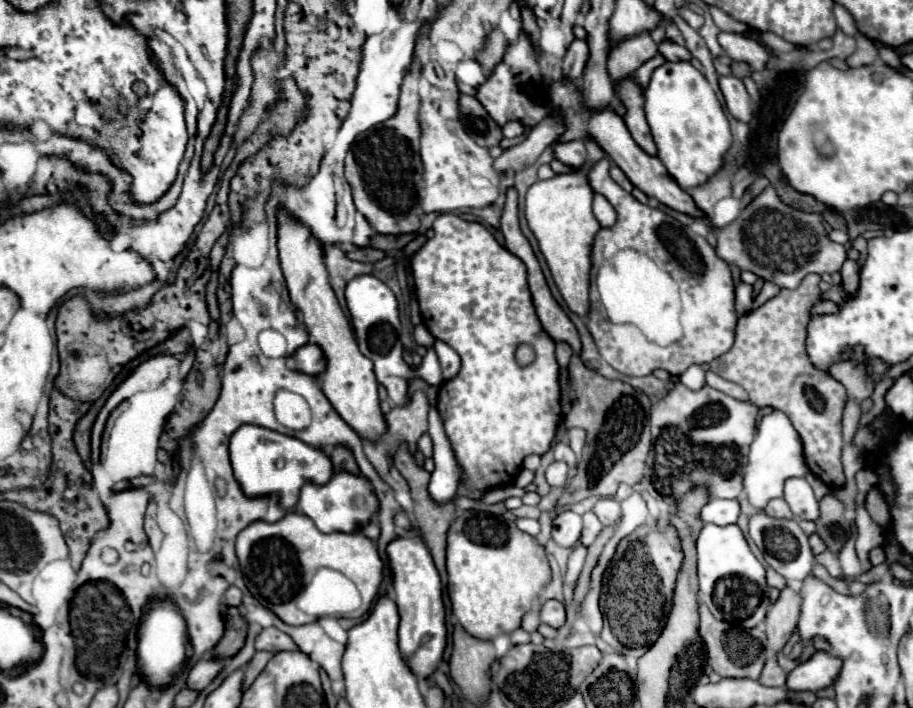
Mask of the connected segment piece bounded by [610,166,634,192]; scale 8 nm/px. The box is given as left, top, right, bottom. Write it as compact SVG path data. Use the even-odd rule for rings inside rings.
M612 166L610 168L610 176L612 176L612 180L618 184L618 186L622 186L626 192L632 192L632 184L630 184L630 180L624 176L624 172L618 168L618 166Z

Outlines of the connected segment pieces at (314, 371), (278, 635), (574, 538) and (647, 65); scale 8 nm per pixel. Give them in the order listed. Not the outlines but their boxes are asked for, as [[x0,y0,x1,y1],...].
[[294,344,324,376],[256,628,296,652],[552,510,582,548],[634,54,666,88]]

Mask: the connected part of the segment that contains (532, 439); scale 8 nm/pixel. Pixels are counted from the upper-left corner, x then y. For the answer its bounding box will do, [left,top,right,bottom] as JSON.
[412,214,562,488]

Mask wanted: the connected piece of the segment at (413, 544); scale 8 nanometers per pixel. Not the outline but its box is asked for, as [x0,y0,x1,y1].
[388,538,446,678]

